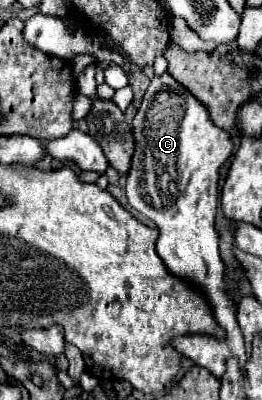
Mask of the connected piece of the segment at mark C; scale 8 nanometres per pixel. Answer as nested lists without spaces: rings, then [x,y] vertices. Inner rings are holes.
[[[170,73],[152,77],[152,83],[150,83],[150,87],[142,99],[142,105],[132,121],[132,129],[134,129],[138,153],[134,153],[132,169],[126,177],[128,201],[144,217],[148,217],[156,223],[158,233],[160,233],[160,237],[156,241],[156,251],[158,251],[160,259],[164,261],[166,269],[174,277],[180,277],[180,279],[184,277],[190,285],[194,285],[196,289],[202,291],[202,295],[206,297],[206,301],[210,303],[210,307],[214,311],[214,317],[218,319],[218,325],[222,325],[222,329],[226,331],[224,339],[196,333],[196,335],[184,335],[184,337],[180,337],[178,343],[170,343],[170,345],[184,357],[192,359],[196,365],[200,365],[200,367],[208,369],[210,373],[216,373],[216,377],[220,377],[226,369],[226,359],[230,359],[230,357],[238,357],[240,361],[246,359],[244,337],[242,337],[242,331],[236,321],[234,301],[228,297],[228,293],[224,289],[226,287],[224,261],[218,251],[218,233],[214,229],[214,217],[216,217],[216,209],[218,209],[218,179],[220,179],[218,169],[232,155],[234,145],[230,141],[230,135],[210,121],[206,107],[184,85],[180,85]]]

